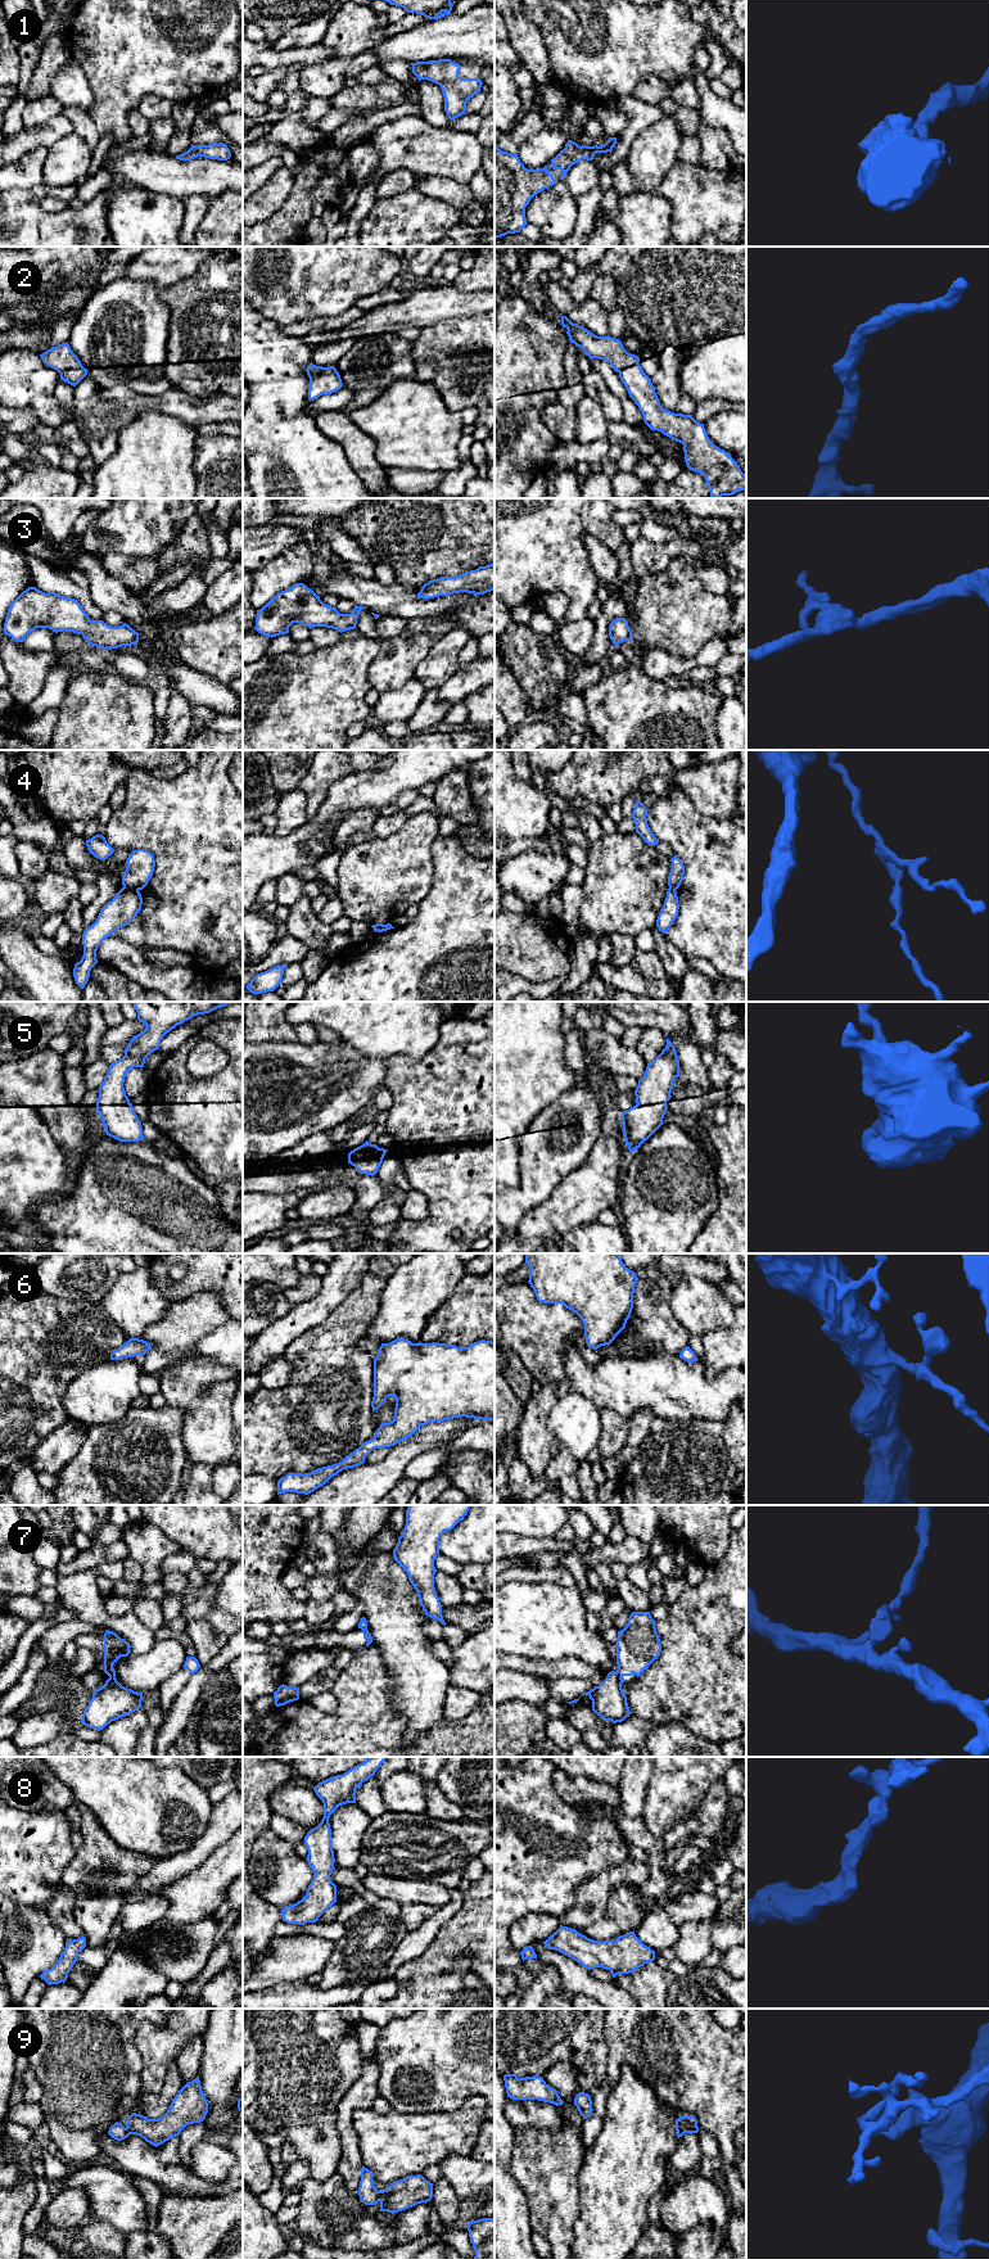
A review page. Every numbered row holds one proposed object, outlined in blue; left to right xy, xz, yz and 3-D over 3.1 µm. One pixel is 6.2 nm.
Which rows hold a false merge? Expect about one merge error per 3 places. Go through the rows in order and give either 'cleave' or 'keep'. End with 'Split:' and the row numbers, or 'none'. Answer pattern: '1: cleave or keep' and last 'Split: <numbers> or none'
1: keep
2: keep
3: keep
4: cleave
5: keep
6: keep
7: cleave
8: keep
9: keep
Split: 4, 7

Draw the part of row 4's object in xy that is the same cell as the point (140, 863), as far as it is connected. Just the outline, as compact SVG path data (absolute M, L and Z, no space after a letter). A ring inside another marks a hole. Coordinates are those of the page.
M144 849L132 850L126 860L126 871L122 875L125 889L143 890L153 876L154 855Z

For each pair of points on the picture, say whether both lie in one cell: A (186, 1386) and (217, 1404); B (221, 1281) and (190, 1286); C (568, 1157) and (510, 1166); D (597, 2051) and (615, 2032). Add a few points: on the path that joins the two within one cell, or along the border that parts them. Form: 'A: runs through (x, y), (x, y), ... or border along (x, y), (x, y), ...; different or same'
A: border along (229, 1379), (213, 1382), (185, 1412); different
B: runs through (213, 1281), (198, 1281); same
C: border along (520, 1134), (515, 1138), (519, 1183), (511, 1188); different
D: border along (604, 2022), (604, 2040), (609, 2046); different

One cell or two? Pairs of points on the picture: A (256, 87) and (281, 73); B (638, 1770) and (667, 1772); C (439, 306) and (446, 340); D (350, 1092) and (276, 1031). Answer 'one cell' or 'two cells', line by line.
A: one cell
B: two cells
C: two cells
D: two cells

